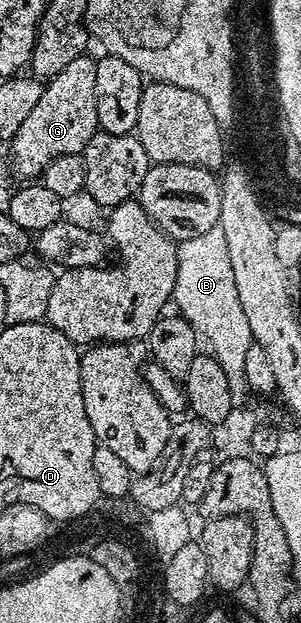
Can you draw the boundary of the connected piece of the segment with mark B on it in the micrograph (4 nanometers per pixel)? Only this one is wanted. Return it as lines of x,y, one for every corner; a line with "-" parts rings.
219,227
194,235
194,239
179,242
176,250
176,286
172,292
174,305
196,328
197,334
212,344
211,352
230,379
233,398
240,399
246,393
244,368
246,351
254,344
250,323
246,323
246,311
238,303
238,287
234,287
234,271
230,271
230,255
226,251
226,235

